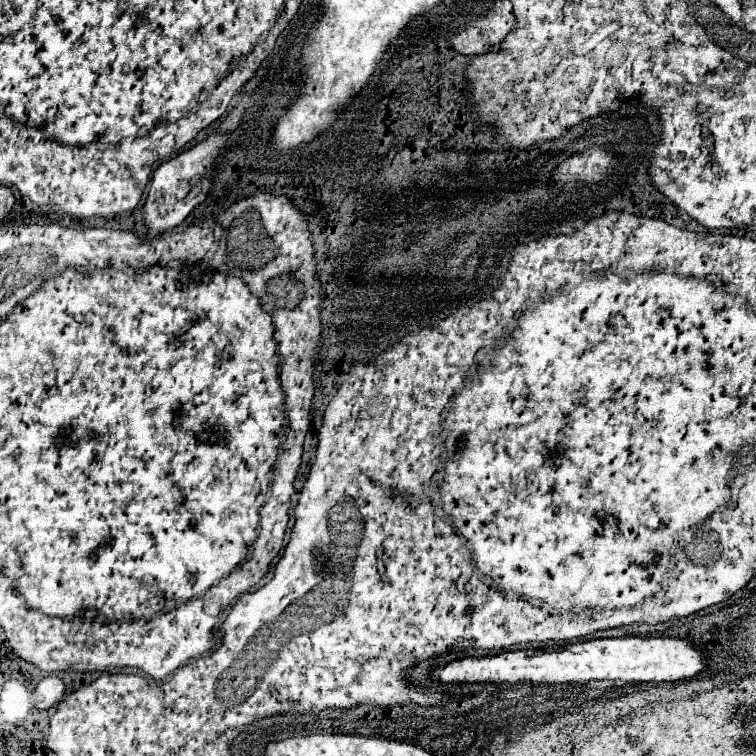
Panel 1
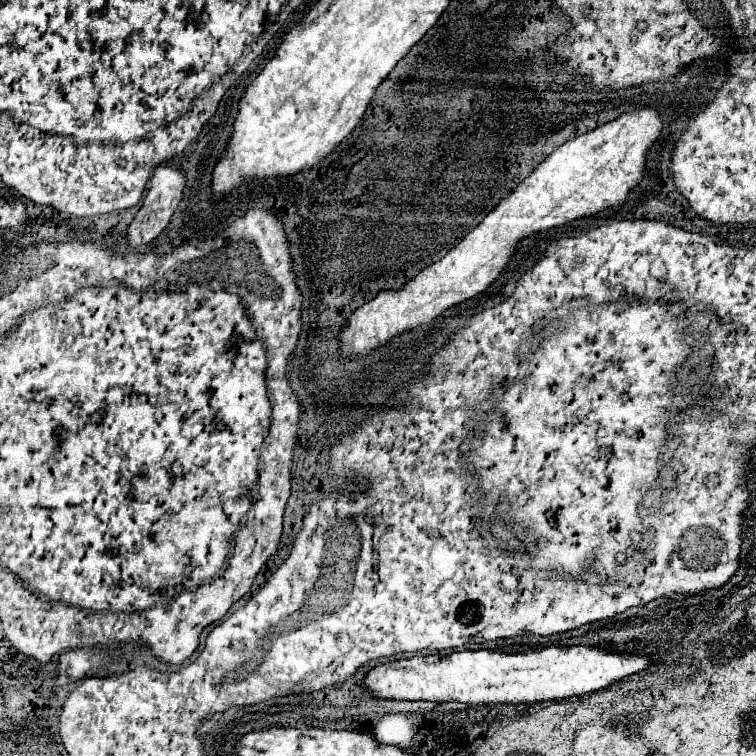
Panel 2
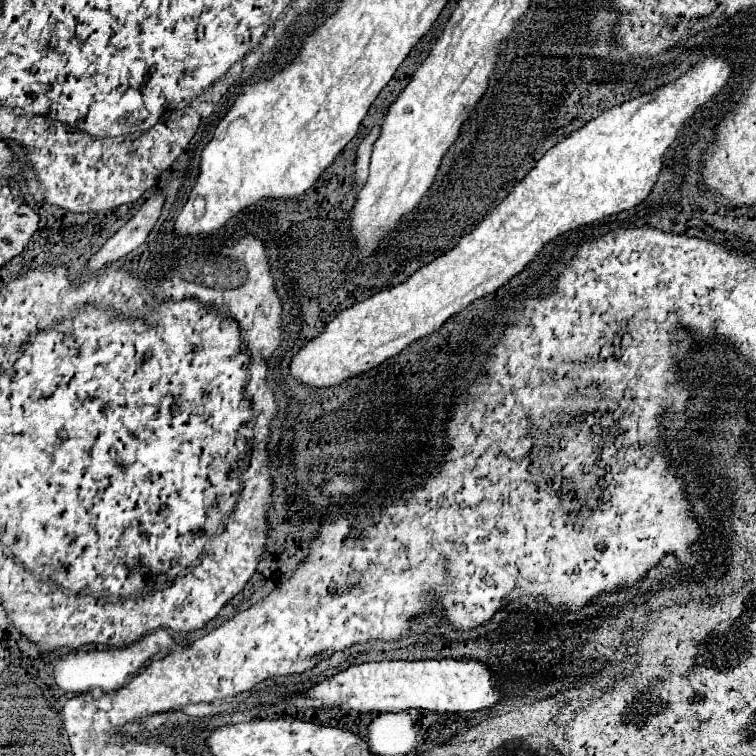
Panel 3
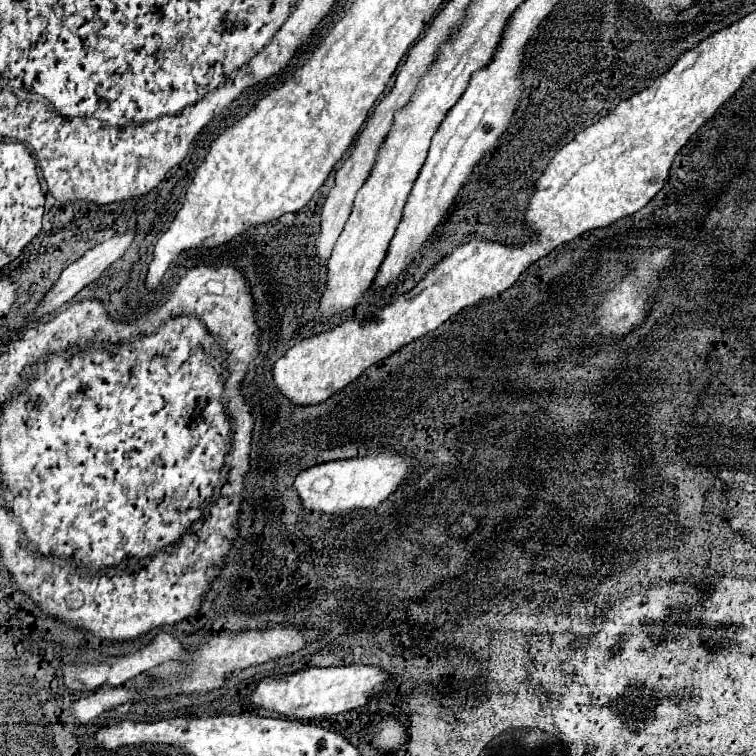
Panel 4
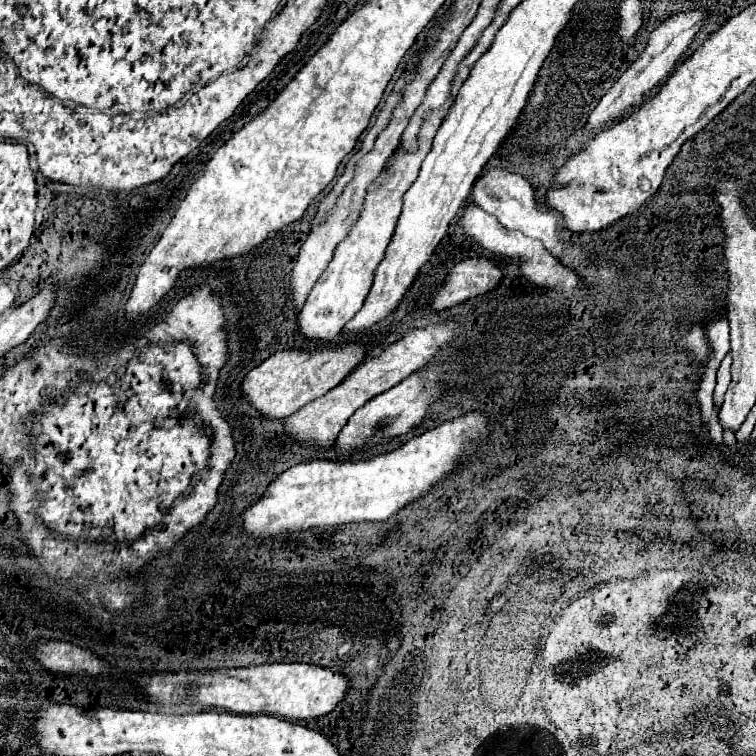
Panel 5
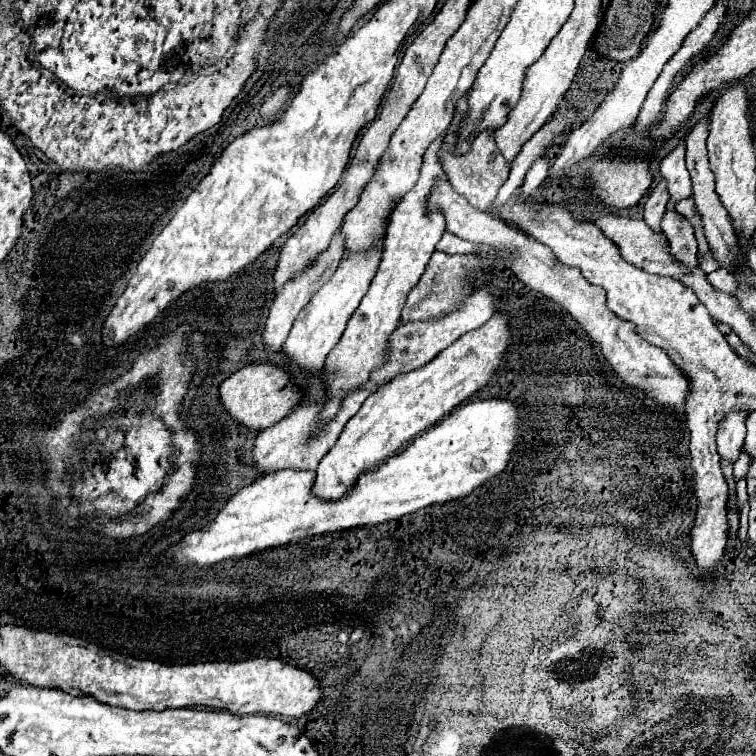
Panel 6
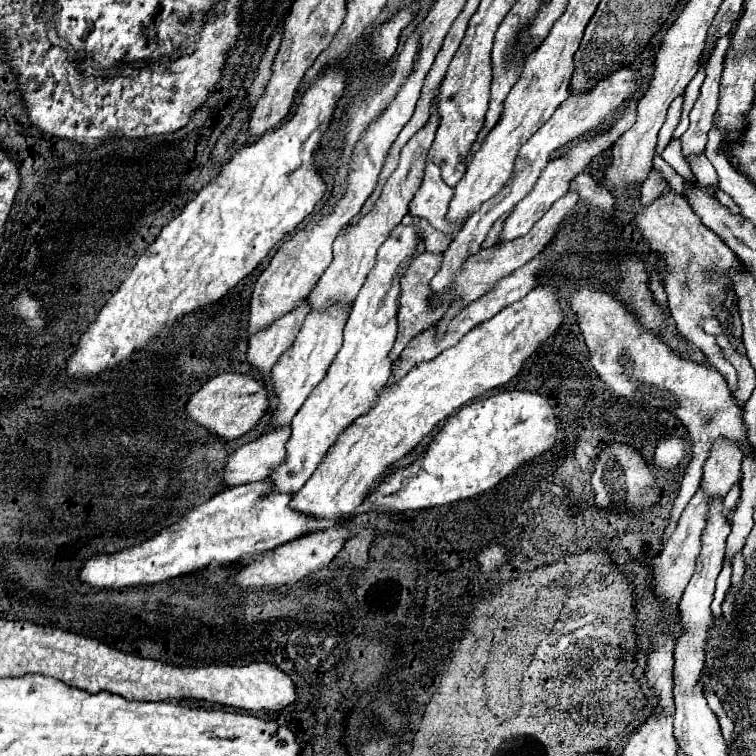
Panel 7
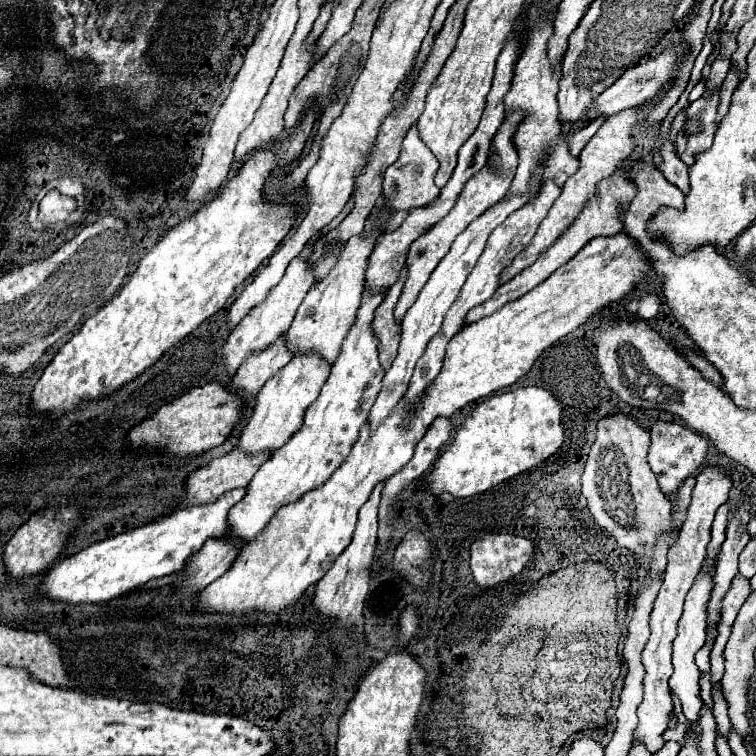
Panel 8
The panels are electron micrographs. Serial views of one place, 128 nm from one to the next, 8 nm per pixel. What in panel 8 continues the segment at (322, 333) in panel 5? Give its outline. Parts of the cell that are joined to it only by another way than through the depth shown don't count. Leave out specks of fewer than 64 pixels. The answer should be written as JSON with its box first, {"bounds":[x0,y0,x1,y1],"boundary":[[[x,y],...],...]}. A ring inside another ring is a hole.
{"bounds":[238,356,332,452],"boundary":[[[294,356],[288,366],[284,366],[282,372],[272,376],[272,380],[268,380],[258,392],[256,408],[240,434],[238,448],[244,452],[274,452],[282,444],[286,444],[284,440],[288,440],[296,432],[296,428],[300,428],[306,408],[318,398],[320,388],[330,376],[330,368],[332,366],[324,364],[320,356]]]}

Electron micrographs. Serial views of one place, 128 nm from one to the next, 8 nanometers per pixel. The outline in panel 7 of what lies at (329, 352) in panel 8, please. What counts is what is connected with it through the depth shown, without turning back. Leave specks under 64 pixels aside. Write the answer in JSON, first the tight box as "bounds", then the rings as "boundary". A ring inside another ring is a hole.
{"bounds":[310,88,440,310],"boundary":[[[440,88],[434,92],[434,98],[432,98],[430,120],[402,148],[402,152],[400,152],[400,164],[390,174],[390,178],[386,180],[386,184],[382,188],[382,194],[376,200],[376,204],[372,206],[372,210],[368,214],[364,214],[358,222],[344,224],[344,228],[340,230],[340,236],[336,236],[336,240],[334,240],[334,260],[326,268],[326,272],[320,276],[316,288],[312,290],[310,304],[312,304],[314,310],[326,306],[330,300],[352,302],[356,298],[356,294],[360,292],[360,288],[362,288],[368,272],[374,266],[376,252],[378,252],[380,244],[388,238],[388,232],[408,214],[408,204],[412,202],[412,196],[416,194],[416,188],[420,188],[420,172],[424,170],[426,154],[428,154],[428,150],[430,150],[432,142],[434,142],[434,134],[436,134],[436,128],[440,124],[440,116],[438,116],[438,110],[436,110],[438,92],[440,92]]]}

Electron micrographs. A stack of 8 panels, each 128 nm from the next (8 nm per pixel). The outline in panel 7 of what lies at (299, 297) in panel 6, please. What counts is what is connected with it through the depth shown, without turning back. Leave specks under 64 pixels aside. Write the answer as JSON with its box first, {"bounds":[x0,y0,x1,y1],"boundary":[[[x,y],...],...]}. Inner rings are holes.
{"bounds":[248,296,308,374],"boundary":[[[308,296],[288,312],[288,316],[282,316],[280,320],[274,320],[264,332],[256,332],[256,336],[250,338],[248,348],[248,362],[258,374],[266,374],[272,370],[276,360],[284,350],[288,350],[294,342],[294,336],[304,322],[308,314]]]}

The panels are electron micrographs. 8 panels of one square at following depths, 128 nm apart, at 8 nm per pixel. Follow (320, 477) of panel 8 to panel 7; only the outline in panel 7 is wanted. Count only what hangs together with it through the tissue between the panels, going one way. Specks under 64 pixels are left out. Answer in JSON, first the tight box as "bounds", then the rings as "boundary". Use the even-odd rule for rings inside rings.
{"bounds":[270,224,424,494],"boundary":[[[398,224],[392,228],[388,240],[380,246],[376,264],[354,300],[354,308],[344,328],[344,344],[328,368],[324,380],[310,392],[304,406],[292,420],[292,436],[286,444],[286,462],[270,474],[276,488],[296,494],[306,480],[314,474],[328,448],[336,442],[338,434],[350,426],[358,416],[376,404],[376,394],[384,388],[392,362],[388,358],[396,332],[398,332],[398,304],[400,304],[400,278],[406,274],[410,262],[424,252],[424,240],[416,226]]]}

